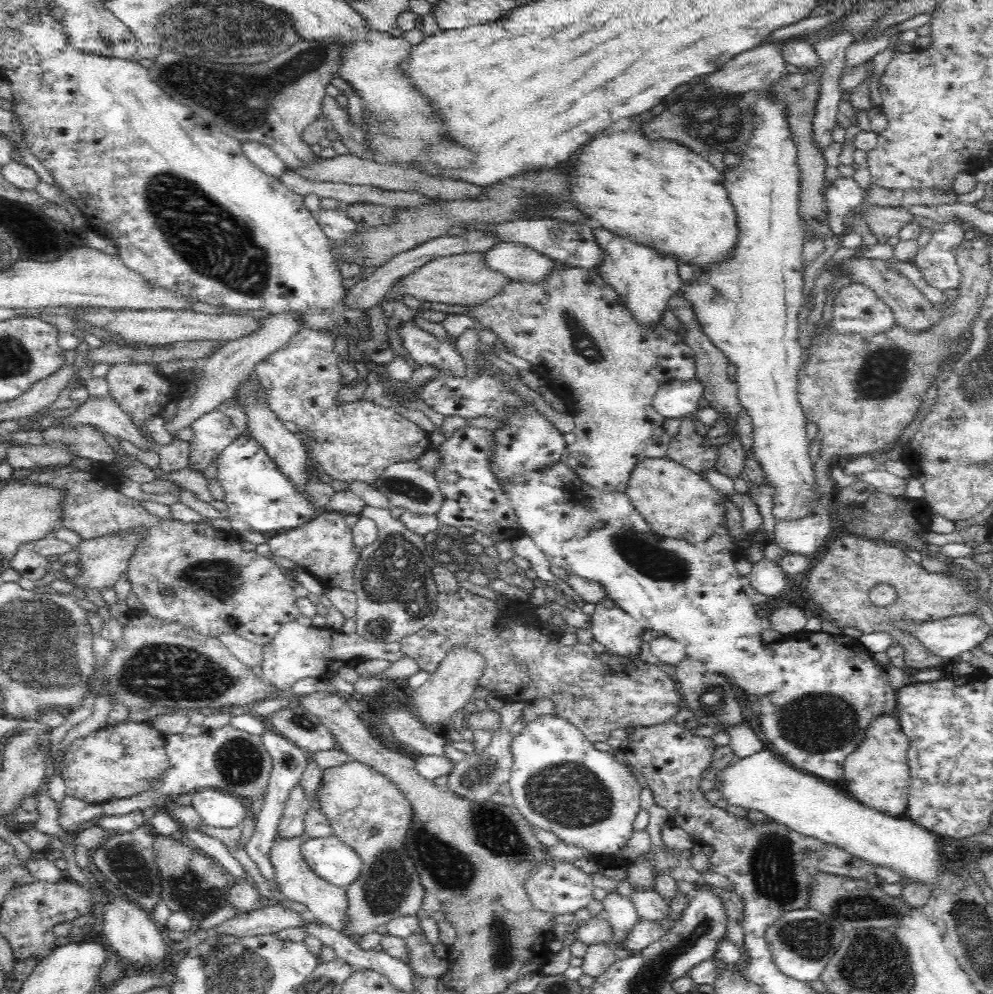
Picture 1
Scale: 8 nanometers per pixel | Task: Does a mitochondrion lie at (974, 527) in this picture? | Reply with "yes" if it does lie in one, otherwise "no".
no

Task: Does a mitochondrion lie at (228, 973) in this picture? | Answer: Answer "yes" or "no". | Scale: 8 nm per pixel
yes

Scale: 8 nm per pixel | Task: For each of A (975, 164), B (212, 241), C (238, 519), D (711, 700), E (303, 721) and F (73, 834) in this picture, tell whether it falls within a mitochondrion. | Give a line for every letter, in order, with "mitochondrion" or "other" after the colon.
A: other
B: mitochondrion
C: other
D: mitochondrion
E: mitochondrion
F: other

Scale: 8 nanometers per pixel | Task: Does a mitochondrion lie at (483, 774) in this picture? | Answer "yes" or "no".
yes

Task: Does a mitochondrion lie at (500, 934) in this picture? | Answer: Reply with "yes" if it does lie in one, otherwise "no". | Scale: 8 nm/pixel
yes

